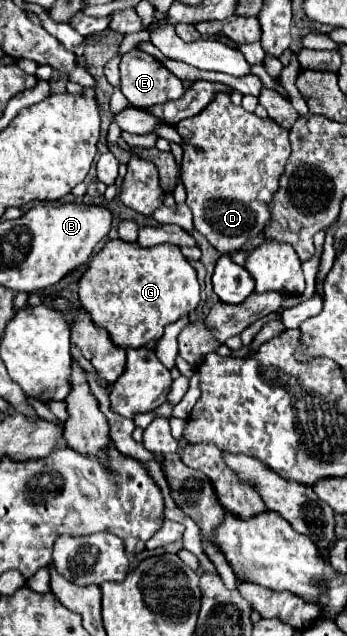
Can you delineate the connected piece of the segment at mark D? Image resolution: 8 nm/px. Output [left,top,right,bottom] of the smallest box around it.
[180,93,290,253]

